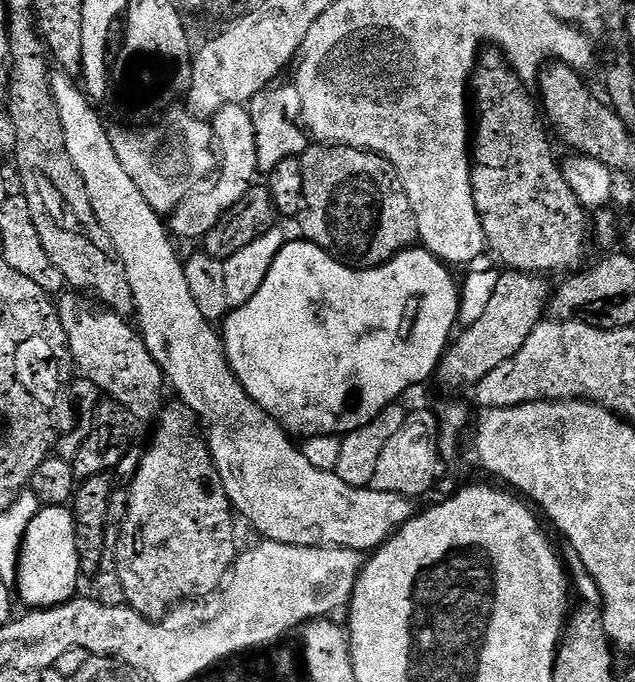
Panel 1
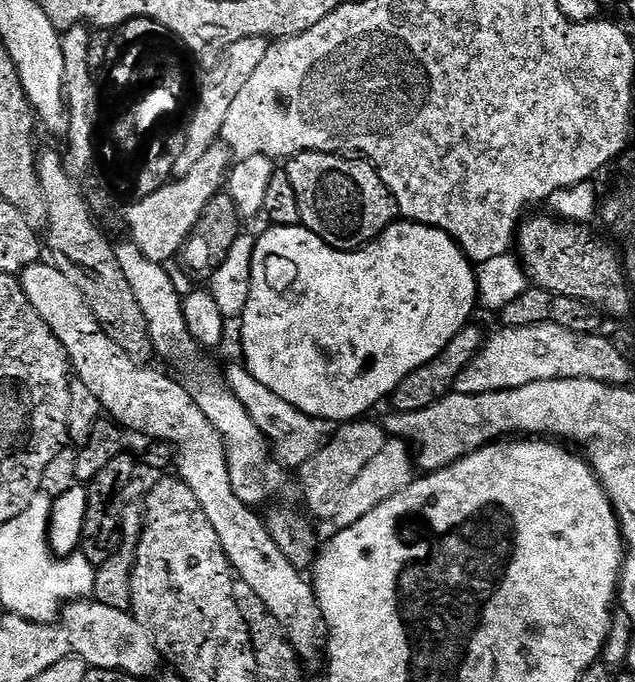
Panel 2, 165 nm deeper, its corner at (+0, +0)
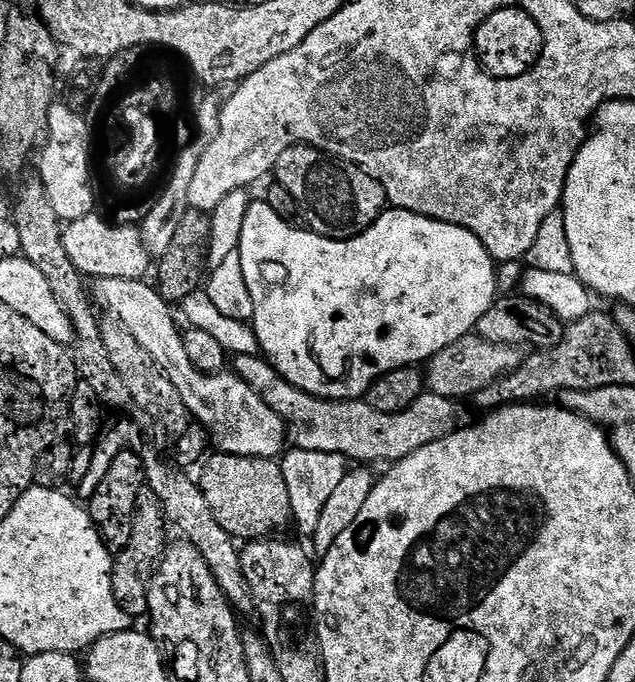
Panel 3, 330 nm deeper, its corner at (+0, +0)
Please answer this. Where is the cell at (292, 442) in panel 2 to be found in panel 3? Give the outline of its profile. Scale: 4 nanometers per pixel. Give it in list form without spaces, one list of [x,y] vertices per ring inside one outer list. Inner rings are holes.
[[[106,278],[96,280],[94,300],[101,309],[113,312],[115,319],[146,349],[146,354],[158,362],[158,366],[174,382],[174,390],[182,394],[189,413],[208,431],[211,443],[221,453],[248,455],[254,458],[275,460],[285,451],[289,443],[288,425],[241,376],[231,371],[200,372],[186,354],[186,346],[181,329],[176,329],[173,309],[168,301],[160,297],[159,291],[144,280],[126,278]],[[152,287],[152,288],[151,288]],[[100,304],[101,305],[100,305]],[[172,311],[172,312],[171,312]],[[284,443],[286,445],[284,445]],[[217,444],[217,446],[216,446]]]

